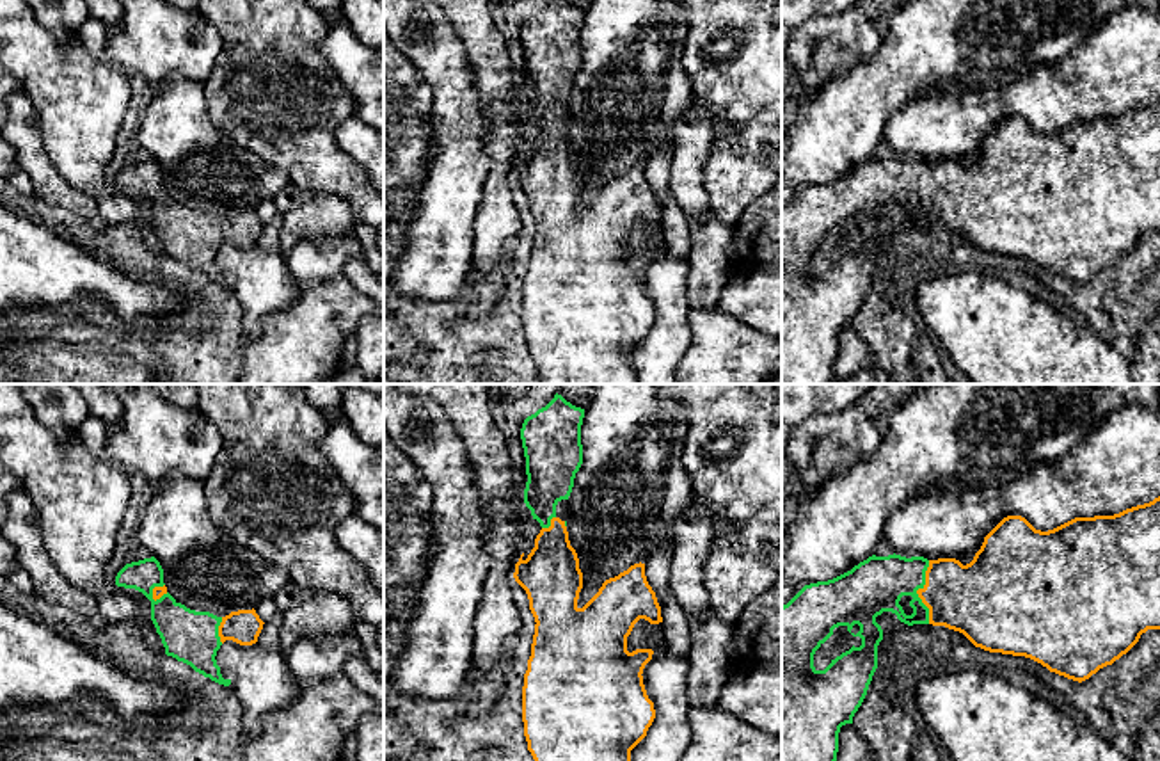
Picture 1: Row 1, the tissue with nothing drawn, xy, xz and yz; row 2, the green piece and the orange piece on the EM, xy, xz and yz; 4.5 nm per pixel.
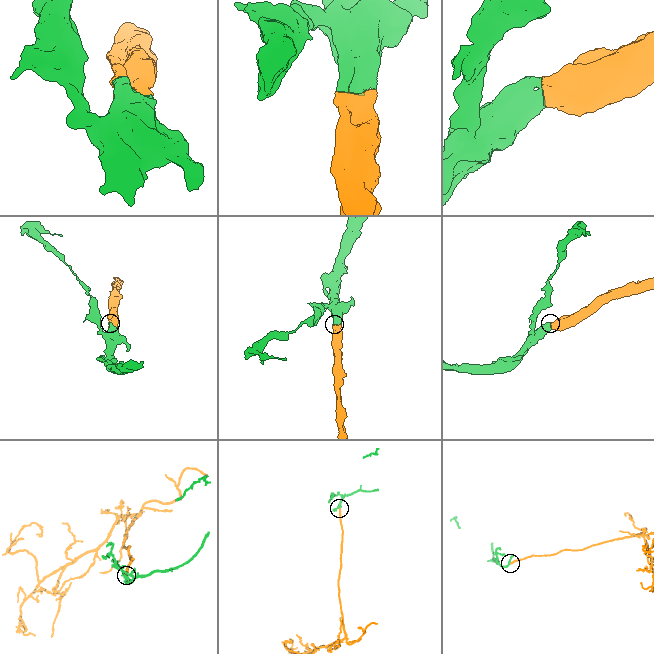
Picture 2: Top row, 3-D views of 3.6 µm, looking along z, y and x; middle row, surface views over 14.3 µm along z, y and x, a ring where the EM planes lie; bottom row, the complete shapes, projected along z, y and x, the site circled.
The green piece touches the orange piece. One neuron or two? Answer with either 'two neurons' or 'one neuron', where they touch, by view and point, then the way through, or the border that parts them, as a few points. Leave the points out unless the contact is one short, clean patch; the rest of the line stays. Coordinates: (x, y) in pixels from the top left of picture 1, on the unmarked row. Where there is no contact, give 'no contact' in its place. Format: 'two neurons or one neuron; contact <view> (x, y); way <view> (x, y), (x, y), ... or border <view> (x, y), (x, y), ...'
one neuron; contact yz (915, 194)

